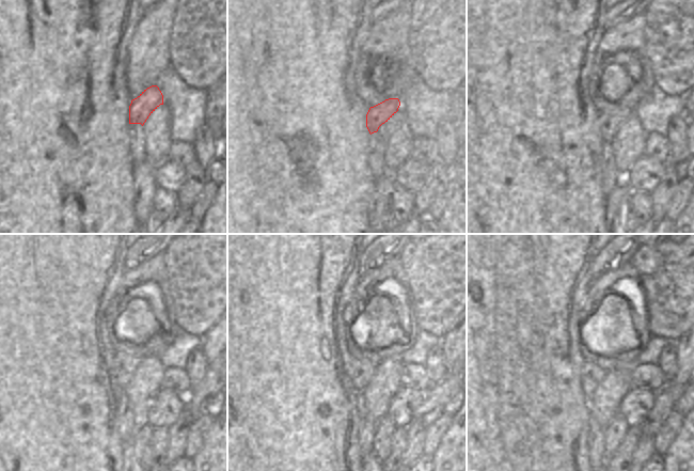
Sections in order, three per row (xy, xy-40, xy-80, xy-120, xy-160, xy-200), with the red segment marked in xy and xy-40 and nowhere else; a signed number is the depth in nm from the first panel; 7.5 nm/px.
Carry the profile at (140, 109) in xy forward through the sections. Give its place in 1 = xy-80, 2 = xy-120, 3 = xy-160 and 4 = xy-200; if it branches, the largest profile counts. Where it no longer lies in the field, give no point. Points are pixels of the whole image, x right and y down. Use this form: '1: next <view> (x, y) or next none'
1: next xy-80 (609, 125)
2: next xy-120 (121, 367)
3: next xy-160 (360, 372)
4: next xy-200 (592, 375)

